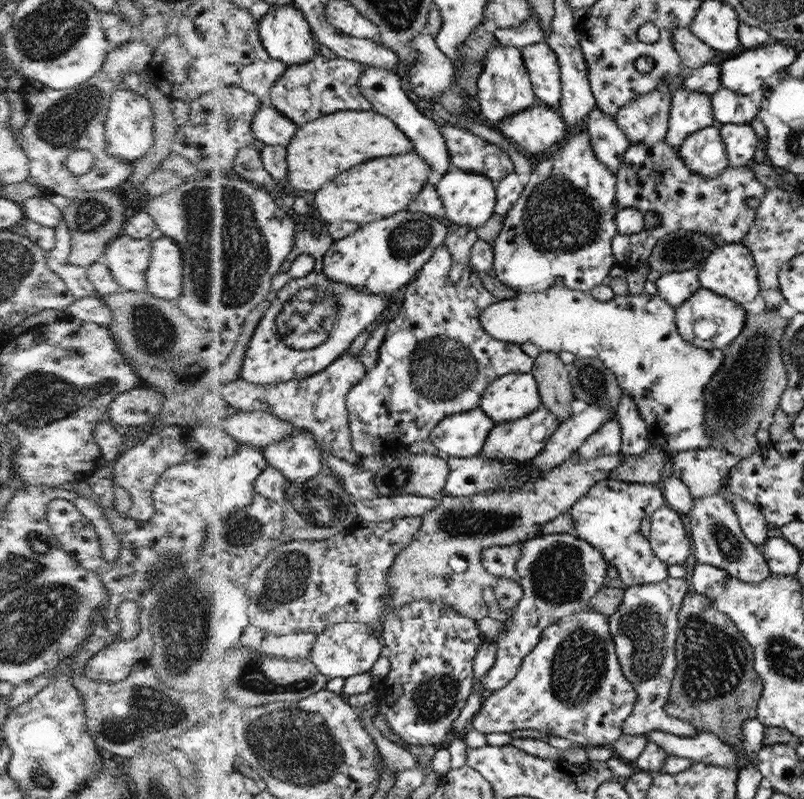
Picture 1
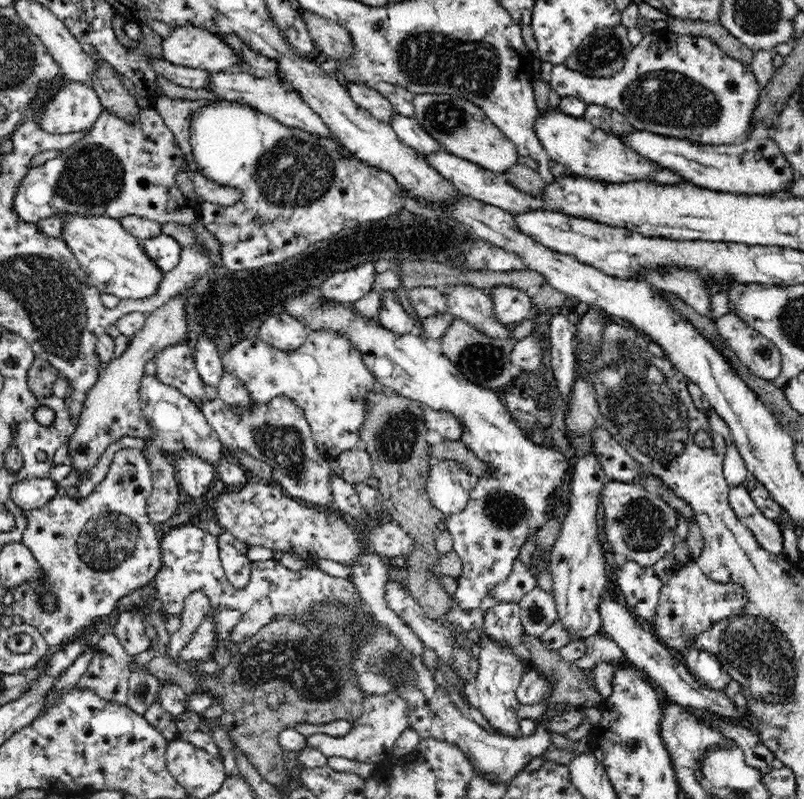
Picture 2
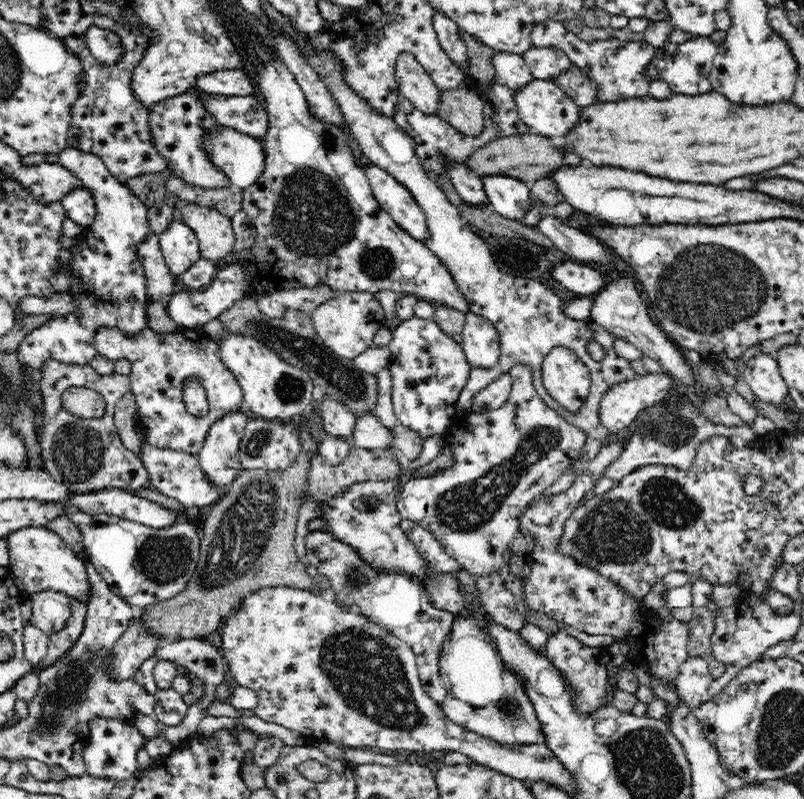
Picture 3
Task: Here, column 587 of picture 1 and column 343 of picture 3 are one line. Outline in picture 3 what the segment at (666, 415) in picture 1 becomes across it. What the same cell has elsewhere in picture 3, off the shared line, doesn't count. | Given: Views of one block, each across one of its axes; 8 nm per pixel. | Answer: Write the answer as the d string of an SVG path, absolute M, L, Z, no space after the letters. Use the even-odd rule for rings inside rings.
M337 291L336 296L330 297L322 304L318 305L310 312L310 318L313 322L313 327L317 335L322 339L322 342L341 358L356 359L362 352L368 350L374 344L374 335L380 328L386 326L384 319L384 310L380 302L374 297L371 292L352 292L352 291Z

